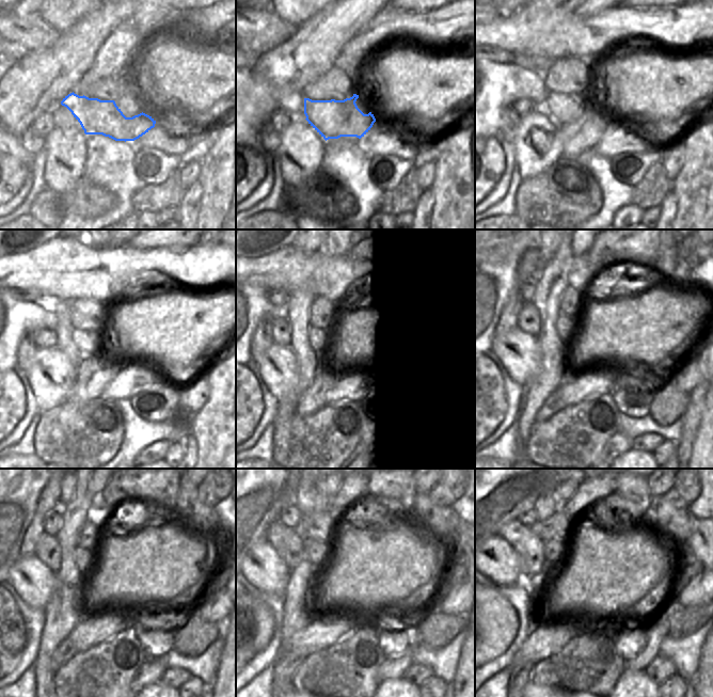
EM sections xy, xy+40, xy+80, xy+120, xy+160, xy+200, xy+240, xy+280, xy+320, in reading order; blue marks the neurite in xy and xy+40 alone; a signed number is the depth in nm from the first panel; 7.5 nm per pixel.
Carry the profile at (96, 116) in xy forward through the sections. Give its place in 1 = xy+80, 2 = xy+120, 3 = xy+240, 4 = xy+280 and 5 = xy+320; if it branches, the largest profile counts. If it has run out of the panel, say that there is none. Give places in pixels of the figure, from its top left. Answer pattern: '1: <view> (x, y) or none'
1: xy+80 (569, 113)
2: xy+120 (85, 342)
3: xy+240 (82, 557)
4: xy+280 (316, 552)
5: xy+320 (553, 550)

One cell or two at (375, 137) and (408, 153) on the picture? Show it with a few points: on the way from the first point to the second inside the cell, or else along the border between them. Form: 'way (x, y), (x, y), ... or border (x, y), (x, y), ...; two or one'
way (383, 140), (399, 146); one

